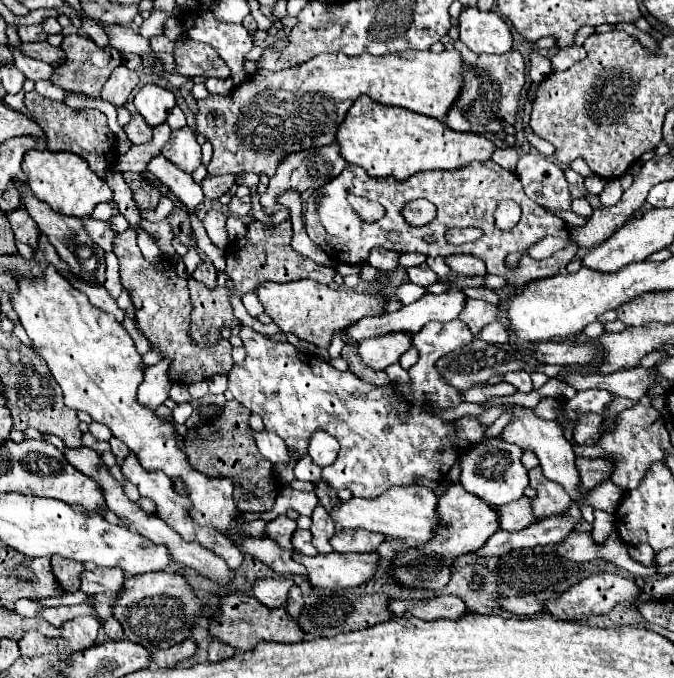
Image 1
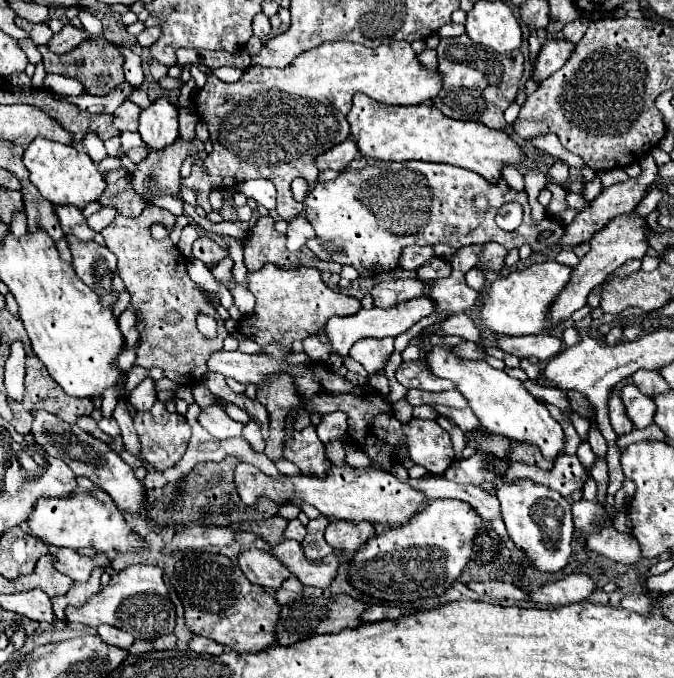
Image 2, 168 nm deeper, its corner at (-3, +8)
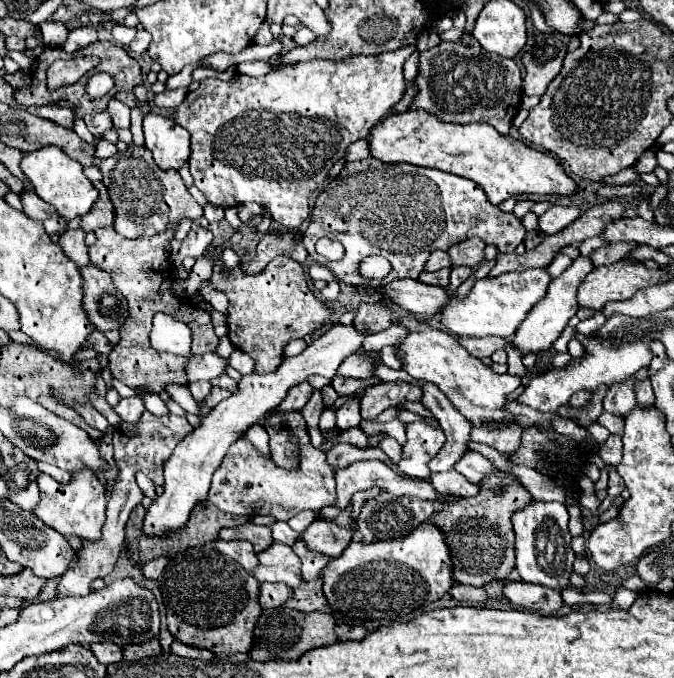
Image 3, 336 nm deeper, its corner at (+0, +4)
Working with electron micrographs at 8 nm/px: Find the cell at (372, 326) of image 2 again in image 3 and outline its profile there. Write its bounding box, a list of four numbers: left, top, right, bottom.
[144,323,368,535]

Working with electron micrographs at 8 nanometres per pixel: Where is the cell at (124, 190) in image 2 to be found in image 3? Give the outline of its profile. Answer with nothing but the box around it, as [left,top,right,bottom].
[82,181,114,231]

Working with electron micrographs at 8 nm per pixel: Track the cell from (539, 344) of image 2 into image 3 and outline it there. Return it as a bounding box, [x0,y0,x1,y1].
[460,337,514,359]

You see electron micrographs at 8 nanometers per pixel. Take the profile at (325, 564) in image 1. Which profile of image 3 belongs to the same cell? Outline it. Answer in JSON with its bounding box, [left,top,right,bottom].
[254,543,304,587]

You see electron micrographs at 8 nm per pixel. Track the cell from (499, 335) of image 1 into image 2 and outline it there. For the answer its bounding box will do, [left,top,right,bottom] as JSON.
[421,313,481,341]

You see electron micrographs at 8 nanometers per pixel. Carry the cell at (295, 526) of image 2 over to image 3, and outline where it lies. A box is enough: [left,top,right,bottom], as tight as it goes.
[272,521,300,545]

